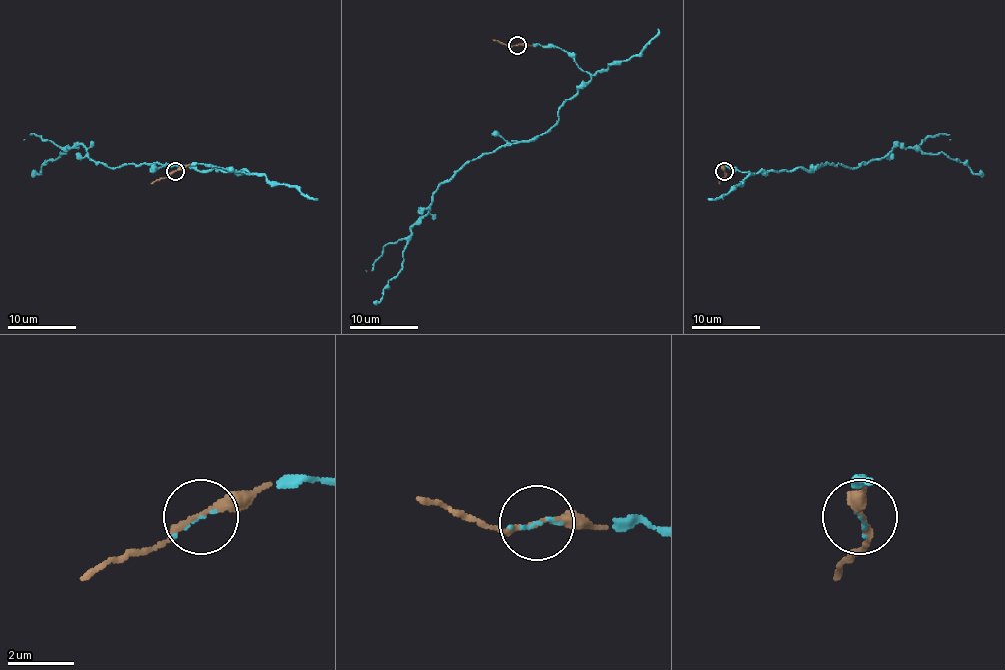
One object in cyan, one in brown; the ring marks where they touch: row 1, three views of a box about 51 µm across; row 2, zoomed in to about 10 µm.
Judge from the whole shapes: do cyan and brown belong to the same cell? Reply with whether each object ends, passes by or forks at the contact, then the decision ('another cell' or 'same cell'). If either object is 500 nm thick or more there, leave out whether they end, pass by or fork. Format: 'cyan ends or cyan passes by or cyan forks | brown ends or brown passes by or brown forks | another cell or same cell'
cyan ends | brown passes by | same cell

